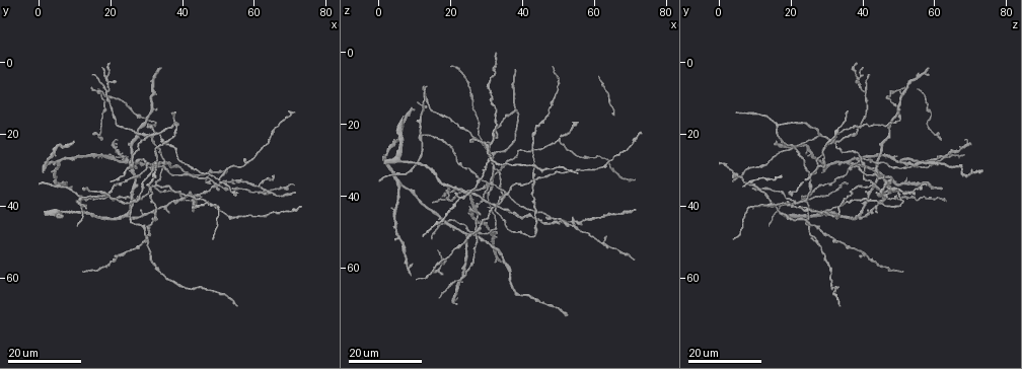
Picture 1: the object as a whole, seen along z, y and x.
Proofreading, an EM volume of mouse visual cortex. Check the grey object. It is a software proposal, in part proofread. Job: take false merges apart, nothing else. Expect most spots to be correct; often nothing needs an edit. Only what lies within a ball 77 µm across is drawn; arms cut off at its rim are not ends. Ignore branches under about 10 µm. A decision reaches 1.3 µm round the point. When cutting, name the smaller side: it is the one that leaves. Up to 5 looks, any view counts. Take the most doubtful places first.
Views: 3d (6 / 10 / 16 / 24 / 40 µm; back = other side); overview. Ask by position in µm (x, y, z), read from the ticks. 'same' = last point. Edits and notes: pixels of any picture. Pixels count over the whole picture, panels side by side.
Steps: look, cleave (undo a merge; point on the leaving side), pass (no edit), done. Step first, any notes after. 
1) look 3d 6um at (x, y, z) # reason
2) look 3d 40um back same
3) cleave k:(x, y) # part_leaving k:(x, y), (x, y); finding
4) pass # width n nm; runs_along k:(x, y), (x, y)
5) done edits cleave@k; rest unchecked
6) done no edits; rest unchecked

look 3d 16um at (31.0, 16.0, 50.5) # branch point

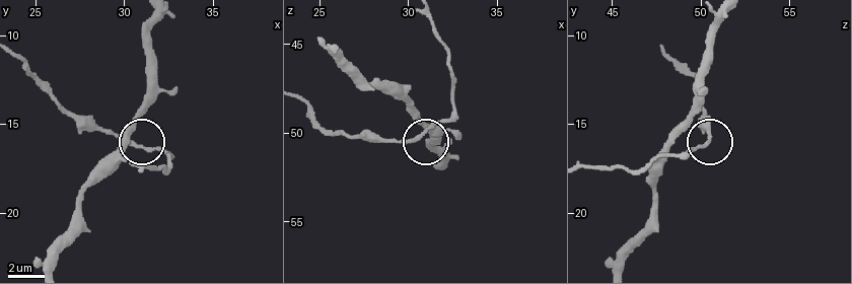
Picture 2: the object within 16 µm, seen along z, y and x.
look 3d 6um at (31.0, 16.3, 50.0)

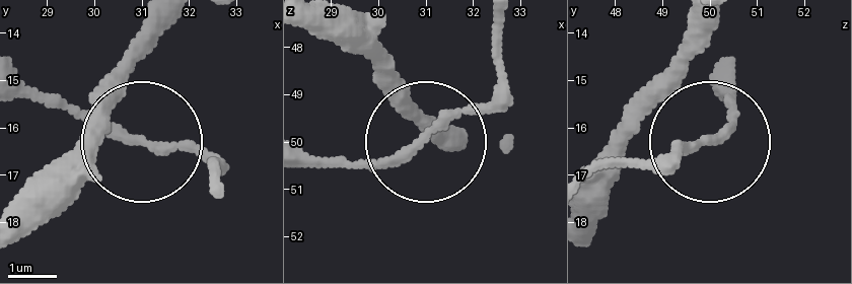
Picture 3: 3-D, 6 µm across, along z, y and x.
pass # runs_along 3:(38, 182), (107, 101), (138, 141), (25, 93); all the same neuron

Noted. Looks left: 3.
look 3d 24um at (23.0, 26.5, 62.0) # four arms meet

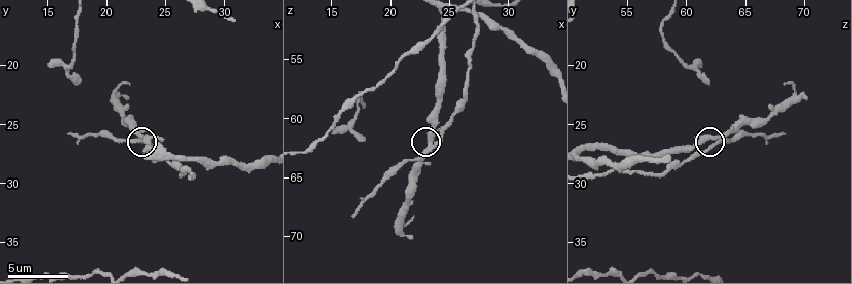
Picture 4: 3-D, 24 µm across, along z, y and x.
look 3d 6um at (23.4, 26.2, 62.2) # closer look

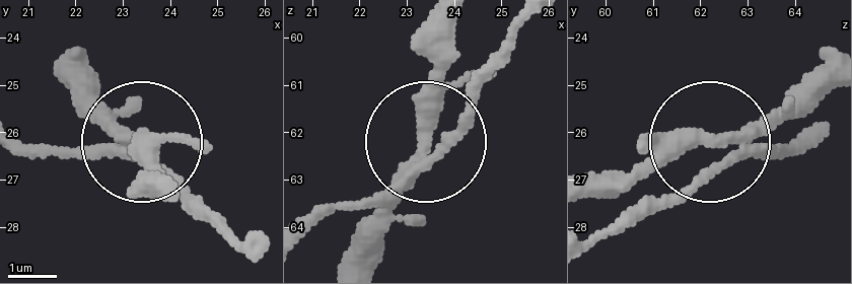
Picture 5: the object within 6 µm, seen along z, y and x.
pass # arms 4; runs_along 5:(252, 255), (62, 69); continuous, no second neuron

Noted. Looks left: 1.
done no edits; rest unchecked

